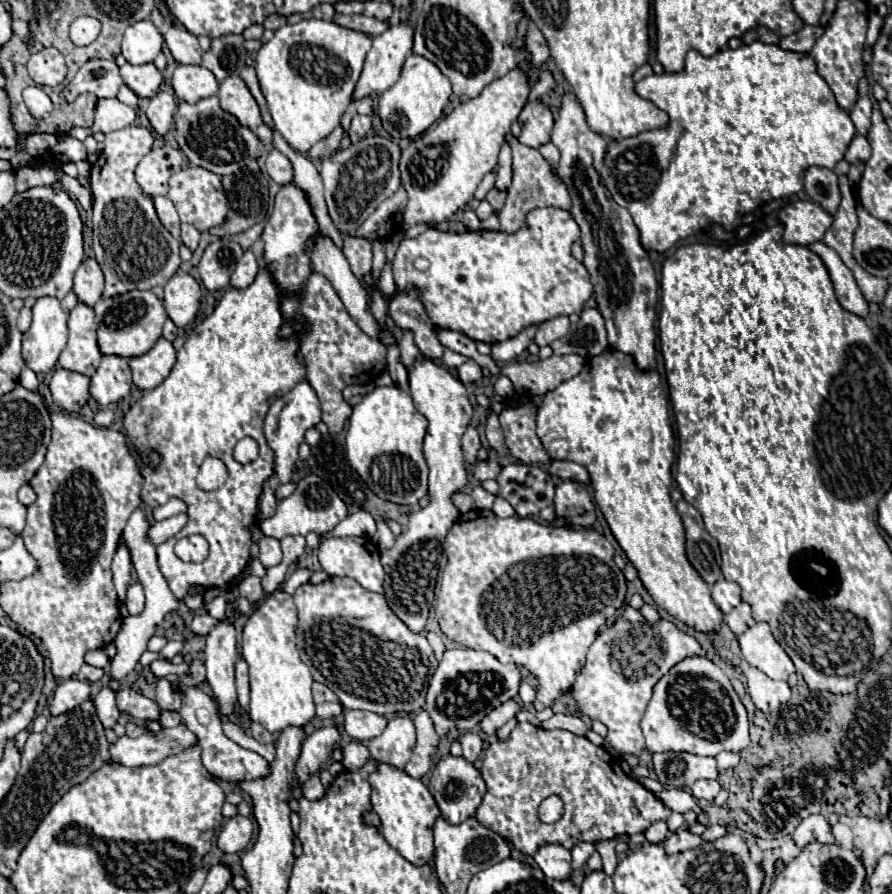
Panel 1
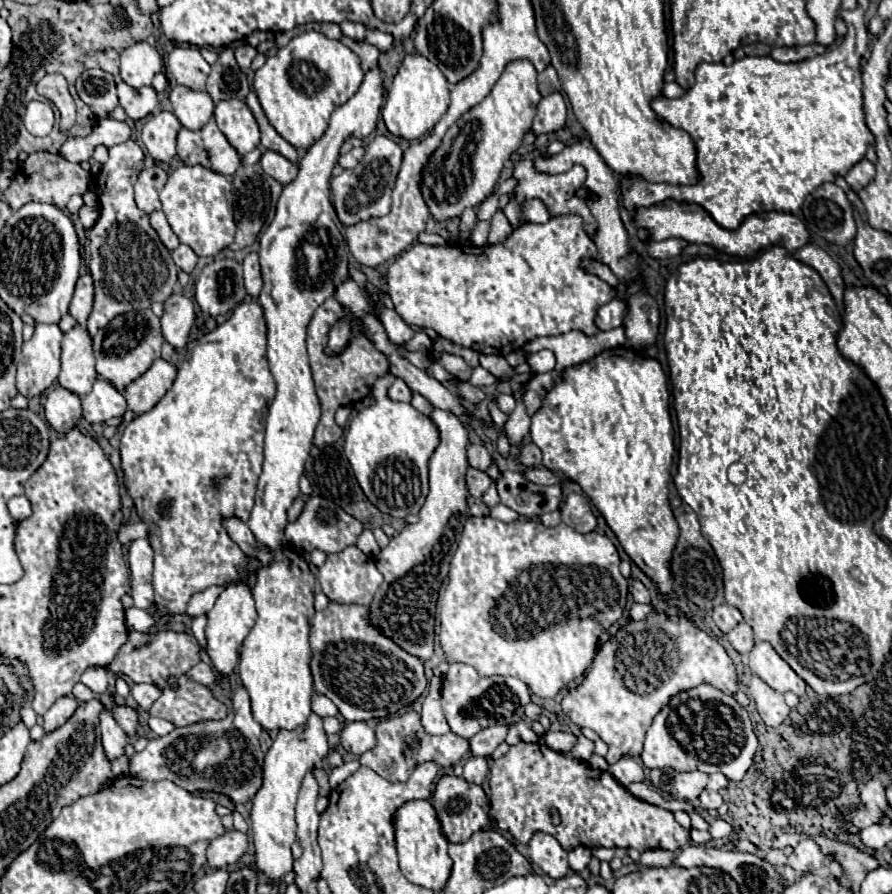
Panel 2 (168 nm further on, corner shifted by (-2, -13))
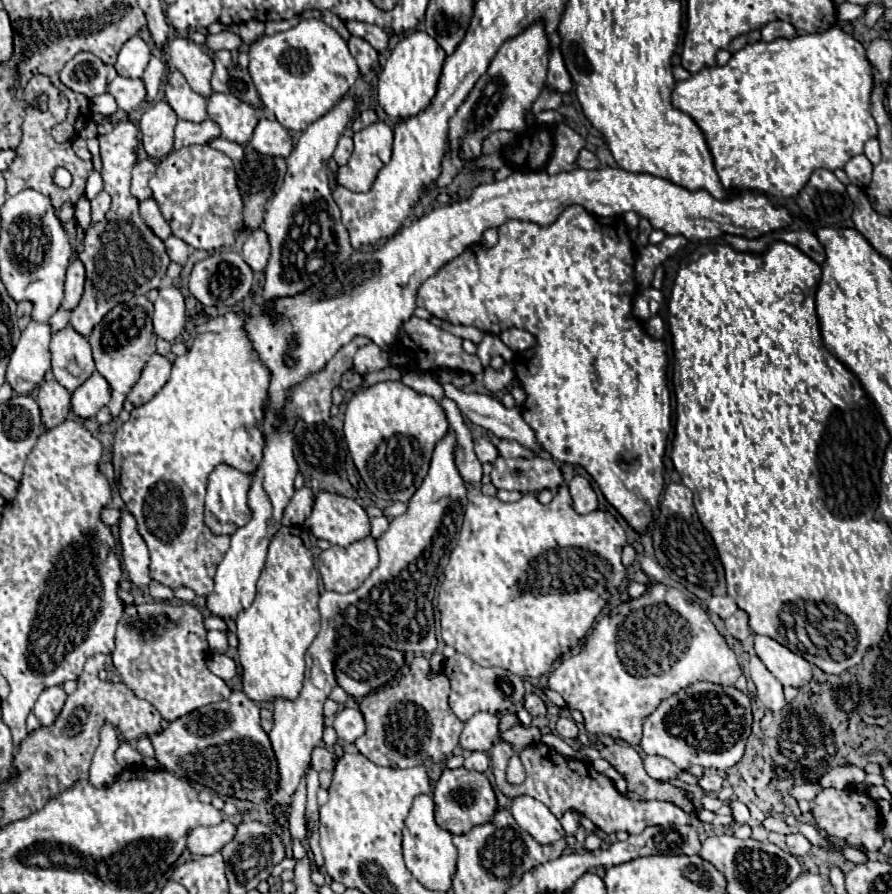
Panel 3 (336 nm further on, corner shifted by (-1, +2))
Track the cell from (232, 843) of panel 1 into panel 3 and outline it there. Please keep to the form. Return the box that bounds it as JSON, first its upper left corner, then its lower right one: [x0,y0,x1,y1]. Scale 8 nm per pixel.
[186,820,236,856]

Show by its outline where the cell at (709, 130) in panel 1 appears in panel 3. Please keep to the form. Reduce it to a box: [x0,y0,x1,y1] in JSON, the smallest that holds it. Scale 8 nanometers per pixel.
[672,25,876,198]

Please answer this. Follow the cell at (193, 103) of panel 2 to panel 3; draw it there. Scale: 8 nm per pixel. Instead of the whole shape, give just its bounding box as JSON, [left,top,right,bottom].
[164,68,208,122]

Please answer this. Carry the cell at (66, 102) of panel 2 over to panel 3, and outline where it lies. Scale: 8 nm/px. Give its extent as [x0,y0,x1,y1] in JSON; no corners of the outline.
[4,76,92,210]

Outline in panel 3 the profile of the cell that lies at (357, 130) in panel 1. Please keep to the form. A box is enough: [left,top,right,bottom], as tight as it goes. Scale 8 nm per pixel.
[334,136,352,168]

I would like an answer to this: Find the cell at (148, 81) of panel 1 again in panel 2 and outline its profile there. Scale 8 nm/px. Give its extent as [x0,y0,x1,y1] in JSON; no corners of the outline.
[117,83,159,119]

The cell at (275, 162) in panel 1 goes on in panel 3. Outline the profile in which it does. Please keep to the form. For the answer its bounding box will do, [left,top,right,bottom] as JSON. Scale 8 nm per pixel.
[250,114,292,158]

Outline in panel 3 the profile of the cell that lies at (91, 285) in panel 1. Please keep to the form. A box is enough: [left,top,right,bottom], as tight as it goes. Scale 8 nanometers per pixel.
[62,260,84,312]

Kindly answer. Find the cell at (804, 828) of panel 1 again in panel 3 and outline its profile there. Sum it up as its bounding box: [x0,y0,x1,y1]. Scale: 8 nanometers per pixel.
[786,834,810,856]

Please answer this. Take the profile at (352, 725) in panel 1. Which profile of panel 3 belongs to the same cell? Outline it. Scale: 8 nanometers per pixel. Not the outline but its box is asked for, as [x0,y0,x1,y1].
[334,706,366,742]

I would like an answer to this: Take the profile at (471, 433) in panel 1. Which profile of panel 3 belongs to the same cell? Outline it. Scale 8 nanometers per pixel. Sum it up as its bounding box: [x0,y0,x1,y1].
[474,438,498,464]

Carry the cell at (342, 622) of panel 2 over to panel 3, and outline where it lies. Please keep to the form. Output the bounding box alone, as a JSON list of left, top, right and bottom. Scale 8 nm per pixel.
[336,646,404,698]

